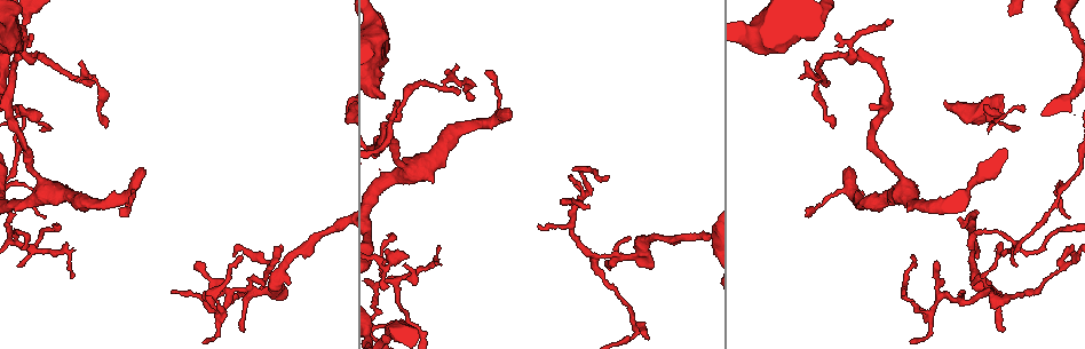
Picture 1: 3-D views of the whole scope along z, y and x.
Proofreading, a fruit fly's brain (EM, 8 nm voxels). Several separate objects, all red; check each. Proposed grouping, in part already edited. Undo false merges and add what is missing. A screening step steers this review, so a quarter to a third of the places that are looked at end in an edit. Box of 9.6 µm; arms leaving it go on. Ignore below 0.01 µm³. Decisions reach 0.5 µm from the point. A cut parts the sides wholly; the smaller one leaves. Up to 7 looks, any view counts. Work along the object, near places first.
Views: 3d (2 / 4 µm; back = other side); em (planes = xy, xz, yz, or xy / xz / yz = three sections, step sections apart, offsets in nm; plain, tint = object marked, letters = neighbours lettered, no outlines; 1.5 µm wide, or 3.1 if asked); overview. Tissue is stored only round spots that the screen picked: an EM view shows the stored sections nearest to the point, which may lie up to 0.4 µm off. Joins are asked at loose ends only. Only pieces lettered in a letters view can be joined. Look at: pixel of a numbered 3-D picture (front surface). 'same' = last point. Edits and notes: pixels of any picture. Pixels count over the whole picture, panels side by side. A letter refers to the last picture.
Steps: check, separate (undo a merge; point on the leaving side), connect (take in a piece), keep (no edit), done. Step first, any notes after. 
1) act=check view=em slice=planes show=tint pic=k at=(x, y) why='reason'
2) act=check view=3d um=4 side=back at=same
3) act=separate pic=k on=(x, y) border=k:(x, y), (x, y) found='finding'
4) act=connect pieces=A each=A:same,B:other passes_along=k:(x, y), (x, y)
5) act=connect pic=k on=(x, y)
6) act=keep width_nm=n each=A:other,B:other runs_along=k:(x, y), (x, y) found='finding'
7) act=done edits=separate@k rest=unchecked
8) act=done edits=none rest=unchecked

act=check view=em slice=planes show=tint pic=1 at=(29, 247) why='looks like a crossing'

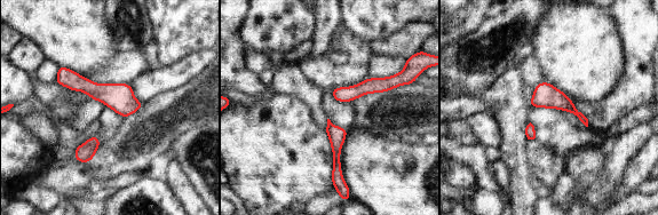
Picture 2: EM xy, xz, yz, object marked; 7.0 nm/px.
act=check view=em slice=planes show=letters at=same why='what lies round it'

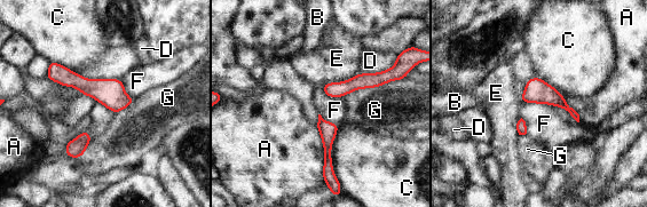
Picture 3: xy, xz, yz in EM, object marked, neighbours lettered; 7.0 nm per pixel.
act=keep each=A:other,B:other,C:other,D:other,E:other,F:other,G:other runs_along=3:(50, 65), (87, 87), (129, 100) found='one neuron here'

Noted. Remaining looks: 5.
act=check view=3d um=4 pic=1 at=(852, 172) why='an open end'

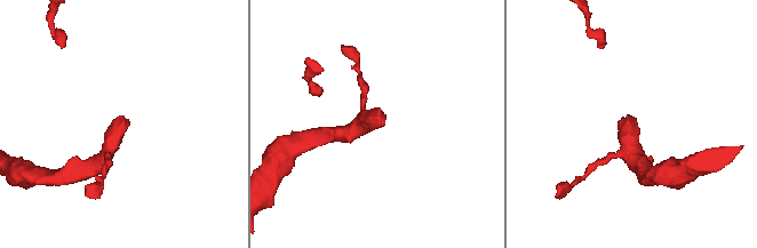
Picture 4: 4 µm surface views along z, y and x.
act=check view=em slice=planes show=letters pic=4 at=(384, 123)

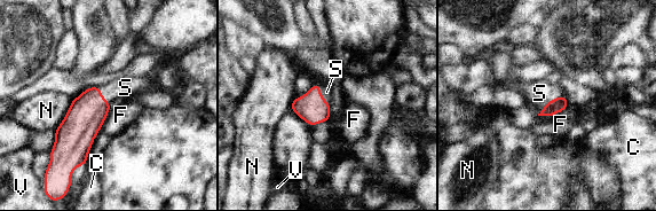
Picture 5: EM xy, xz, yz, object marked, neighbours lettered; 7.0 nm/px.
act=connect pieces=S each=C:other,F:other,N:other,S:same,V:other found='the neuron continues'

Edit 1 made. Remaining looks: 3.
act=check view=3d um=4 pic=1 at=(561, 200) why='tapers out'

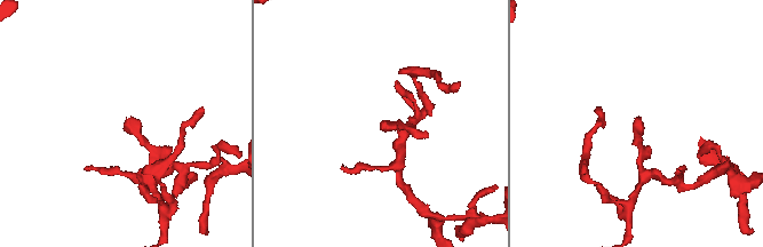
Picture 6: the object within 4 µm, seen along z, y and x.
act=check view=em slice=xz step=8 show=letters pic=6 at=(637, 120) why='shape alone is not enough'

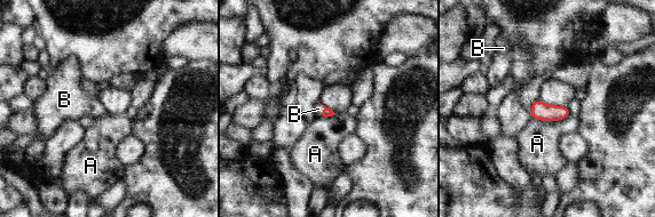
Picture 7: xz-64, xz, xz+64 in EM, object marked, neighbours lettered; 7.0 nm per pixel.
act=check view=em slice=planes show=letters at=same

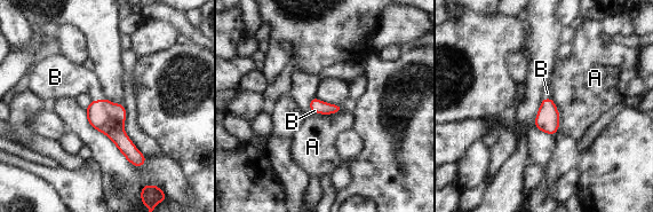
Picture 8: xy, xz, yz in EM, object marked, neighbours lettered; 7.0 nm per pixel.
act=connect pieces=B each=A:other,B:same passes_along=8:(104, 116), (96, 101), (68, 80) found='it goes on there'

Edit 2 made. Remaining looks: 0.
act=done edits=connect@5,connect@8 rest=unchecked

